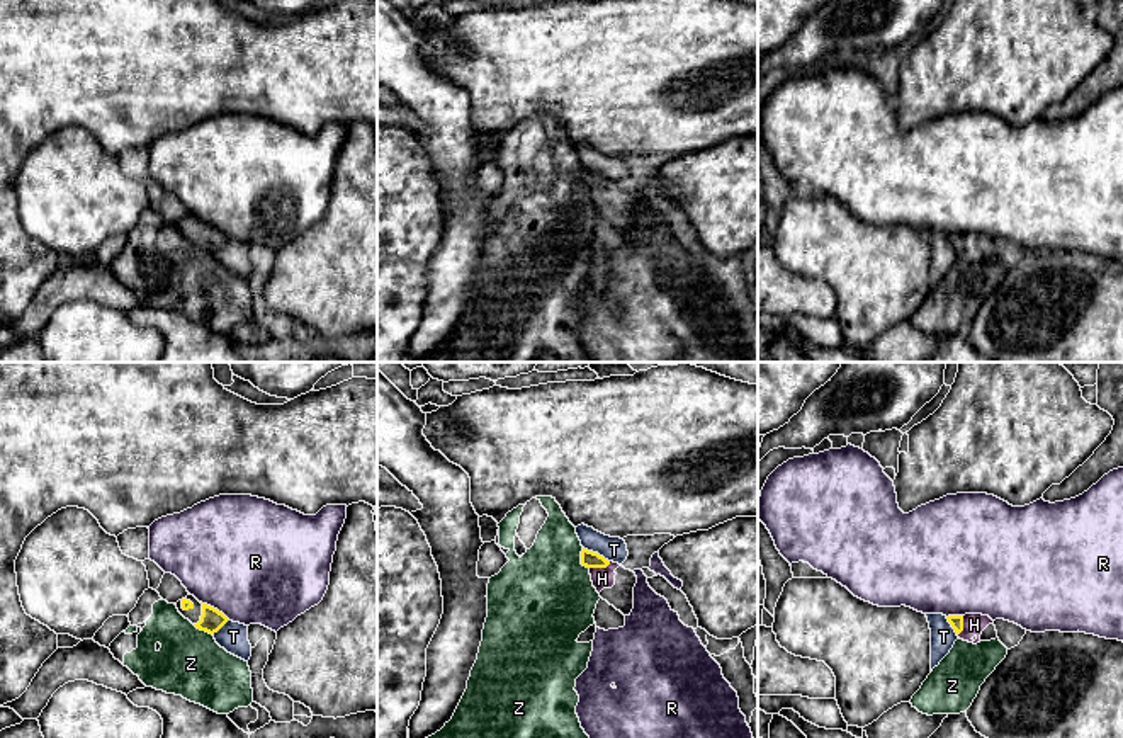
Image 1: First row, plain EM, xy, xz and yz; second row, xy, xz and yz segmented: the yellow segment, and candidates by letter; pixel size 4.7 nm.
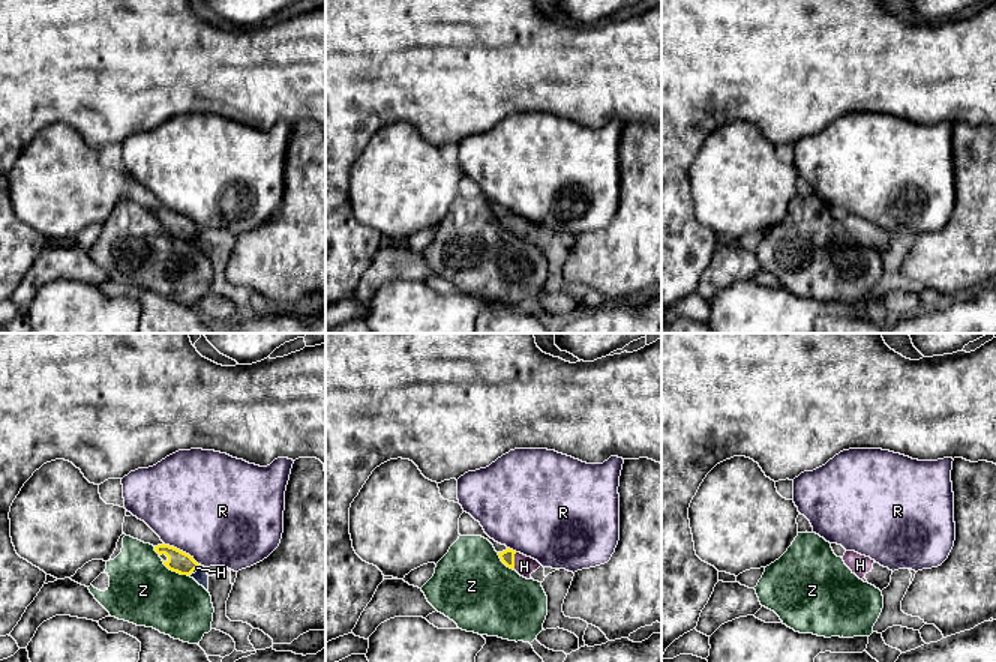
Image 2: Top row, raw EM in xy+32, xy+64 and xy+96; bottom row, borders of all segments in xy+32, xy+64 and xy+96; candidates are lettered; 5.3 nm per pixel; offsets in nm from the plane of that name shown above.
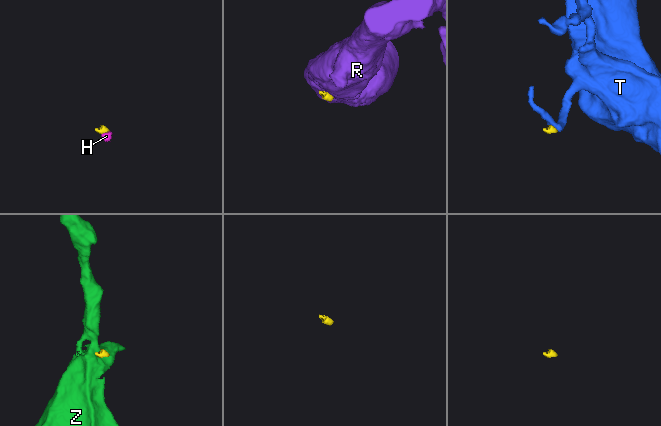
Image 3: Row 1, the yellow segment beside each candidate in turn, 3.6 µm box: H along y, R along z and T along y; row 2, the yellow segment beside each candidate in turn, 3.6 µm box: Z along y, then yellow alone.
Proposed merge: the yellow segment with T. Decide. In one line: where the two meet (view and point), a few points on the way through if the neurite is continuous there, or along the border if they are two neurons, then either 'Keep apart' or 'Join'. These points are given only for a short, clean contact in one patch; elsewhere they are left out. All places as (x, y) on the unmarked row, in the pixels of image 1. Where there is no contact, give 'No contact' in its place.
Touches yellow at xz (597, 172). Boundary: xz (583, 165), (597, 170), (609, 181). Keep apart

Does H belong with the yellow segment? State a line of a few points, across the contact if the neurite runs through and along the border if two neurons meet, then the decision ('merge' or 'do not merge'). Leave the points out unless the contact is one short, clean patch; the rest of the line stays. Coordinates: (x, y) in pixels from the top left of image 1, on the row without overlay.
xz (588, 177), (600, 186), (602, 198) | merge

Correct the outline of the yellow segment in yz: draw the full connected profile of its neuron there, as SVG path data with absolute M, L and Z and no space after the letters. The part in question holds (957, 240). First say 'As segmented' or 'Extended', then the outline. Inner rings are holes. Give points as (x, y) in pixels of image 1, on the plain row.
Extended. M982 233L948 235L957 255L968 262L990 260L997 257L994 240Z

